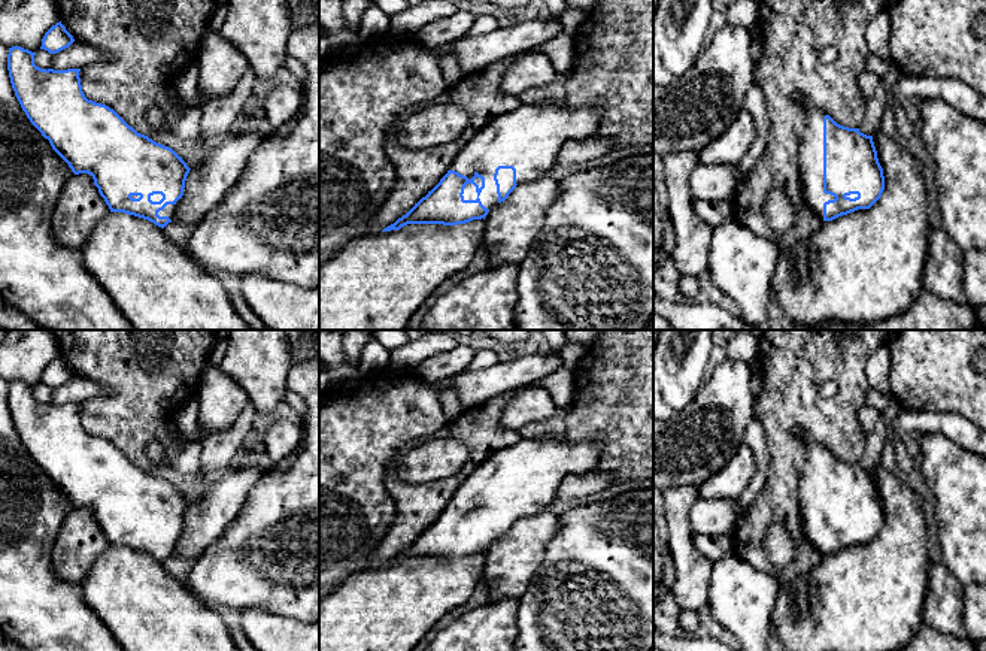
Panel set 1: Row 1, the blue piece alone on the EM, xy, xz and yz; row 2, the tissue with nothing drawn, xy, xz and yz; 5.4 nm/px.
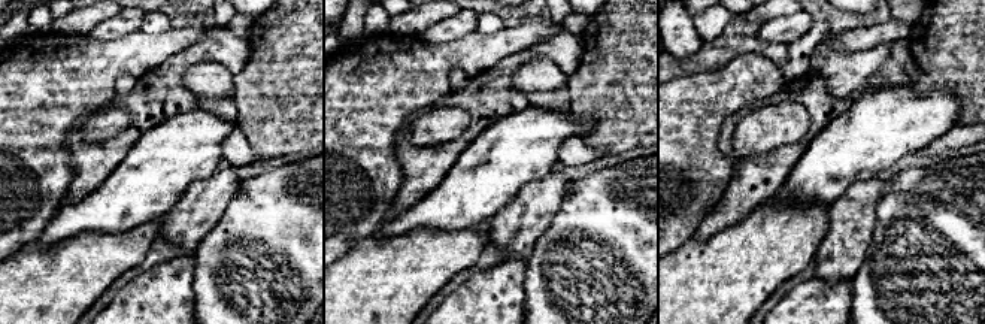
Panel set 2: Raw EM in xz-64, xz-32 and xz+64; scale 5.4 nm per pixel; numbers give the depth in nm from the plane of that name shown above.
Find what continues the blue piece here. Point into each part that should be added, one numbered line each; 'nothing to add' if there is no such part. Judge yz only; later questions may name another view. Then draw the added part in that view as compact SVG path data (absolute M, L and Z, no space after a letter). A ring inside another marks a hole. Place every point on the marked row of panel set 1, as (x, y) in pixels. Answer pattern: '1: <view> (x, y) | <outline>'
1: yz (812, 166) | M813 112L801 161L801 193L820 221L823 221L823 203L835 199L823 193L823 116L823 112Z

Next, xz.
1: xz (530, 138) | M565 102L555 103L521 103L521 106L492 119L479 130L453 158L450 169L471 179L477 172L485 178L485 188L479 199L489 211L498 205L494 173L498 166L516 169L516 184L533 182L546 175L558 161L558 152L567 142L583 142L592 137L601 119L597 106L570 108Z

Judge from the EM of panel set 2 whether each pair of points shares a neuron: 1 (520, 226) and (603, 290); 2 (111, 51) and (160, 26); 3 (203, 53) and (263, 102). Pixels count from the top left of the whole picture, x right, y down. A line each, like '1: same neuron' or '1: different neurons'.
1: different neurons
2: different neurons
3: different neurons

